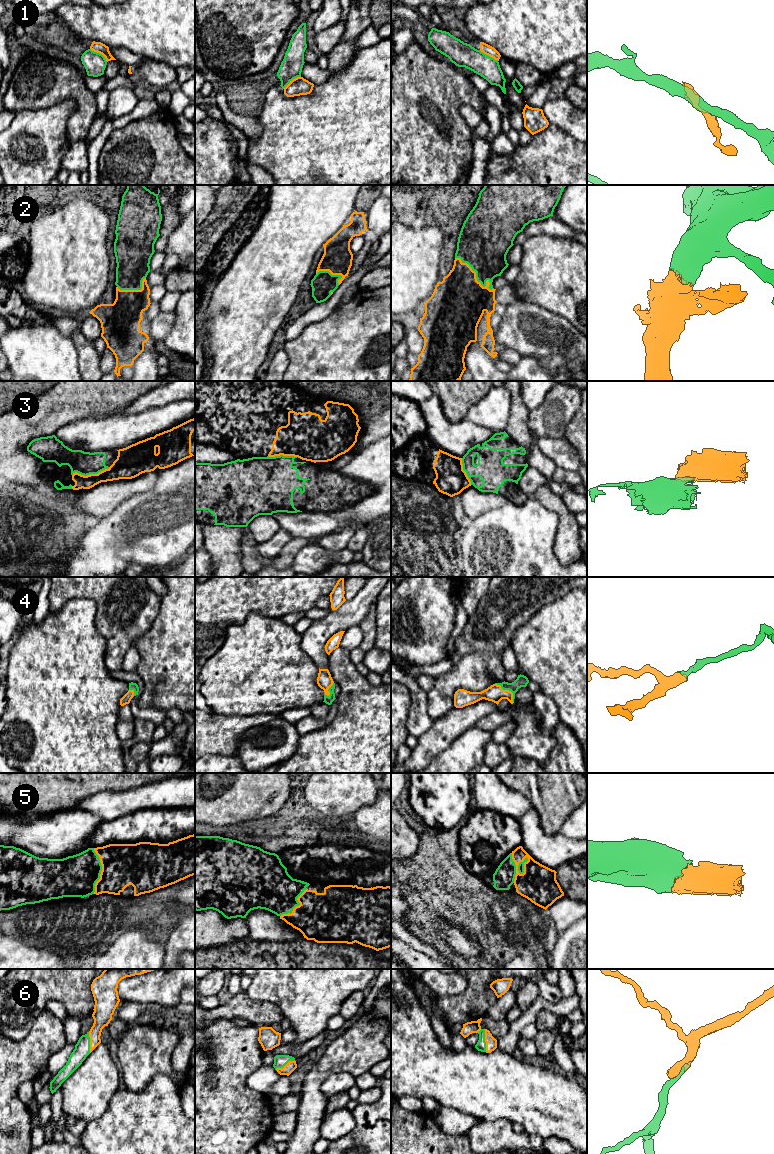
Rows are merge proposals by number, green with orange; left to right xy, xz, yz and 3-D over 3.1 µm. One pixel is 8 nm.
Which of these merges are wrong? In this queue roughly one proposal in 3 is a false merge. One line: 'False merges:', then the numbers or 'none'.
False merges: 3

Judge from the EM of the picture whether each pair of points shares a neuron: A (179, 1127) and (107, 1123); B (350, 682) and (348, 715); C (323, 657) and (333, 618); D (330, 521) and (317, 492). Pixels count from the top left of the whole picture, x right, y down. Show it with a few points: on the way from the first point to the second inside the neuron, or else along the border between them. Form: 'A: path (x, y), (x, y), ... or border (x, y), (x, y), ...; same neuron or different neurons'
A: path (161, 1127), (125, 1127); same neuron
B: border (371, 687), (353, 696), (340, 692); different neurons
C: path (320, 647), (320, 633), (325, 628); same neuron
D: border (302, 512), (328, 512), (334, 514); different neurons

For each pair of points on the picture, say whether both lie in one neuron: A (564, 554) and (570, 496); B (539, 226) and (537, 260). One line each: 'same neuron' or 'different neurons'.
A: different neurons
B: different neurons

